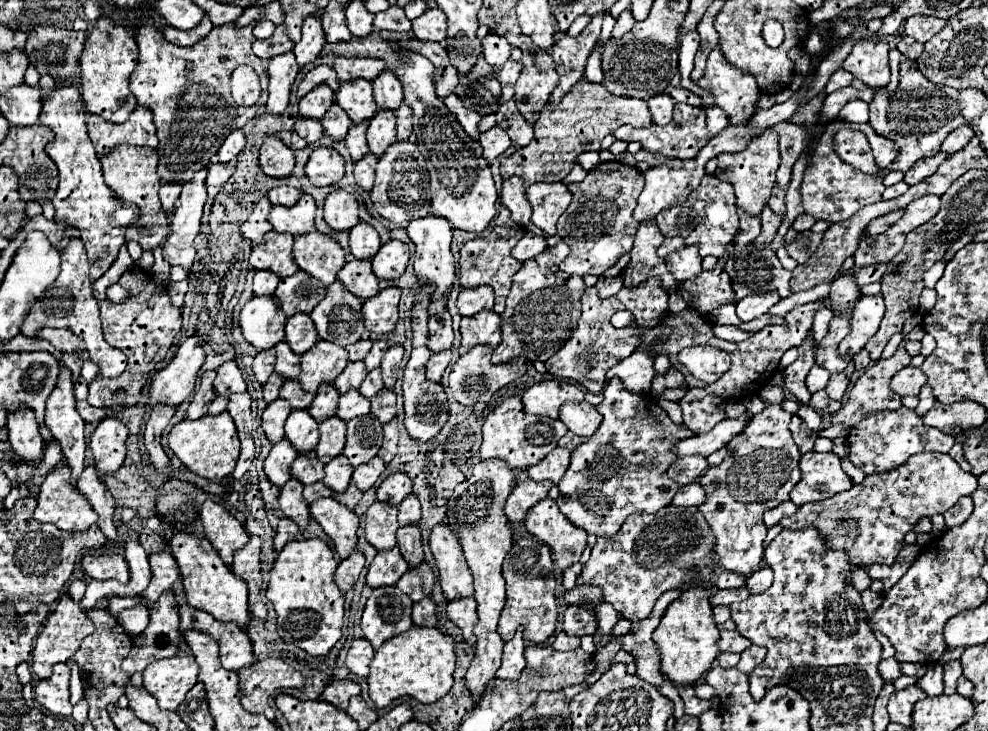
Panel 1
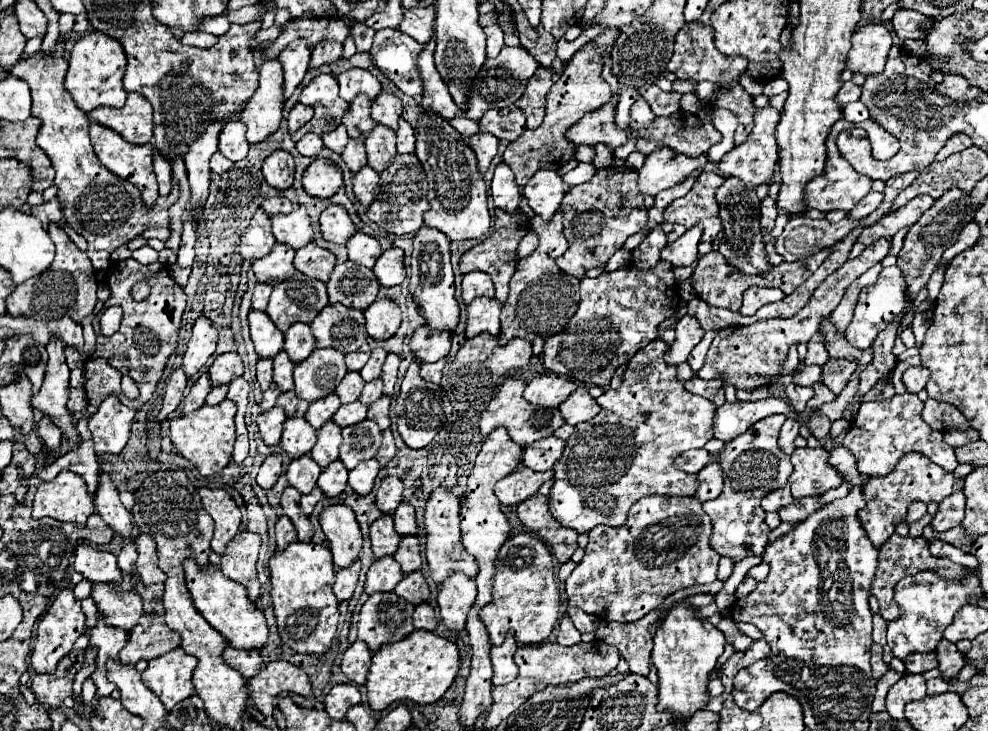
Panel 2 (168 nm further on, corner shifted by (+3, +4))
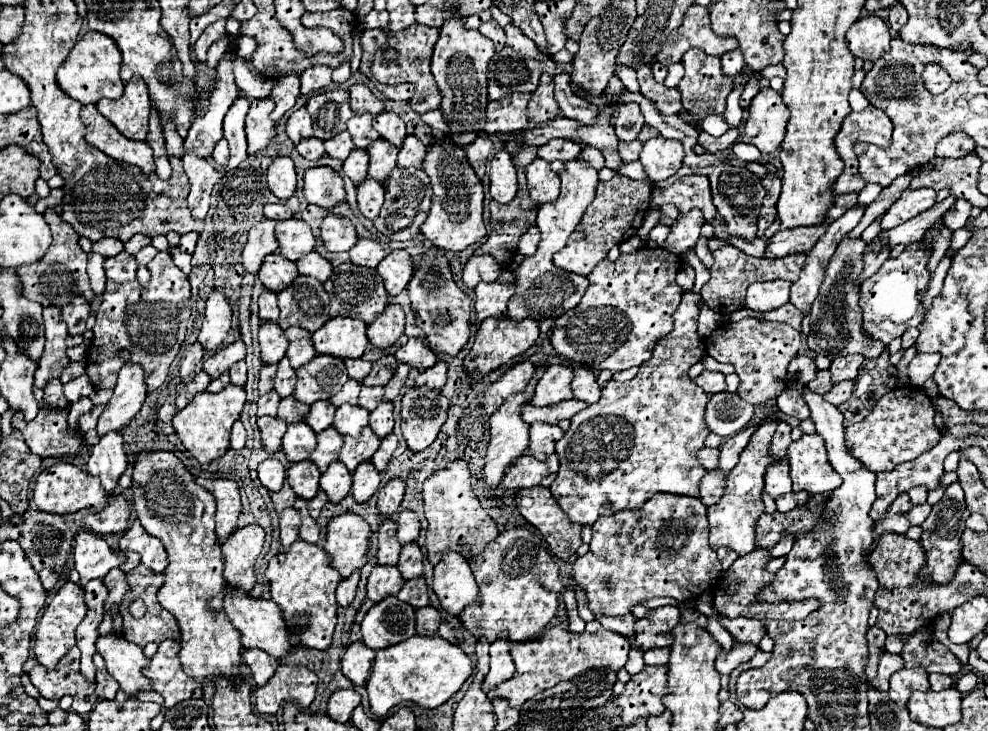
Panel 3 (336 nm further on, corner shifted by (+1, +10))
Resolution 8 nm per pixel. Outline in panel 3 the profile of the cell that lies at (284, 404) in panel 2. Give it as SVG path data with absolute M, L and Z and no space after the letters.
M288 396L286 400L280 400L276 418L284 420L286 424L294 424L294 422L302 422L308 412L310 412L310 406L294 400L294 396Z

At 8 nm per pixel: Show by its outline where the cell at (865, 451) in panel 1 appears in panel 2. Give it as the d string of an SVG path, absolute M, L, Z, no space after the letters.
M902 394L902 396L894 396L890 400L880 400L880 402L864 402L860 406L860 410L858 410L856 418L850 422L850 430L848 430L848 434L842 442L846 446L846 450L852 452L852 456L856 458L856 468L860 470L860 474L864 474L864 476L886 476L896 466L900 456L908 454L908 452L920 452L920 454L924 454L926 458L930 458L932 462L936 462L938 466L942 466L944 470L950 470L950 472L958 466L954 450L948 448L948 444L942 438L942 432L932 430L920 418L922 406L924 406L924 402L916 394Z

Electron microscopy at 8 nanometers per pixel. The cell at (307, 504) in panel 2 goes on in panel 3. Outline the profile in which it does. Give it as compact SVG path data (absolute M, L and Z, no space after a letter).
M320 490L320 494L316 498L312 498L312 502L308 502L308 510L310 510L310 516L316 520L320 516L320 510L324 508L324 504L328 502L328 496Z

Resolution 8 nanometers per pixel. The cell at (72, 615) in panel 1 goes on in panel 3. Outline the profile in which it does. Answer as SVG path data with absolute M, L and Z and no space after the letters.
M66 582L52 598L52 602L46 606L40 622L38 622L38 628L36 628L36 634L34 634L34 654L38 658L38 662L46 668L54 668L60 658L76 644L76 638L74 638L74 630L76 626L84 620L86 616L86 602L84 602L84 592L78 584L74 582Z

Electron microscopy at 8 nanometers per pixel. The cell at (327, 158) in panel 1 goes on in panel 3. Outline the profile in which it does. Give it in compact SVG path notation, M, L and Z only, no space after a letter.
M328 166L308 168L304 174L304 196L310 204L334 208L346 200L342 178Z

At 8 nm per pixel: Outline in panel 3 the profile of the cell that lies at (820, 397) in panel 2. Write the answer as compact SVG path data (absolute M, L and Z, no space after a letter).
M824 370L824 372L818 372L818 376L808 382L808 388L816 394L826 394L830 388L832 388L832 380L830 380L830 372Z

